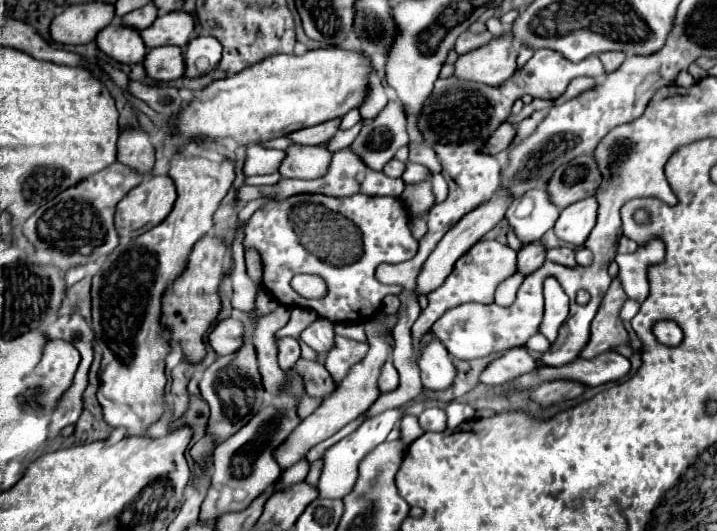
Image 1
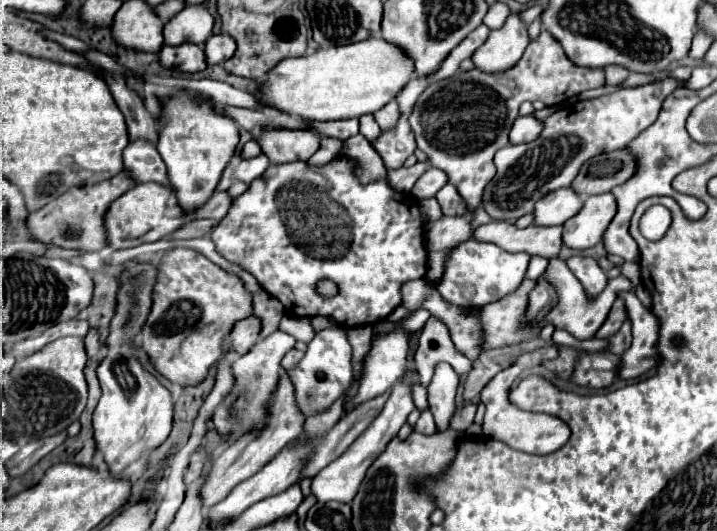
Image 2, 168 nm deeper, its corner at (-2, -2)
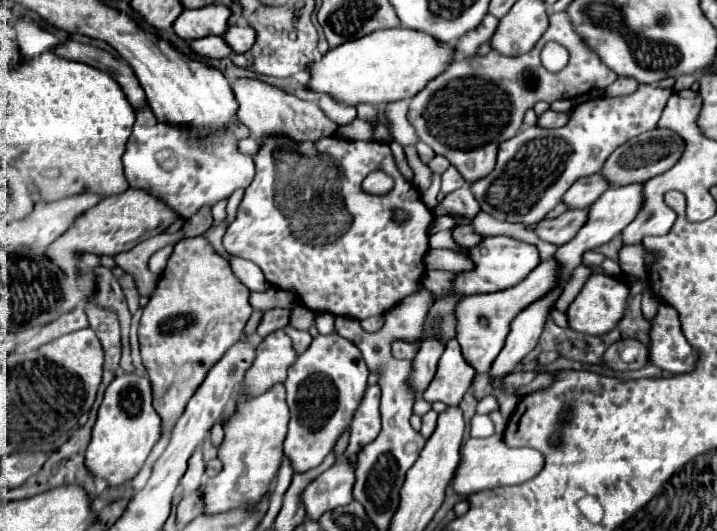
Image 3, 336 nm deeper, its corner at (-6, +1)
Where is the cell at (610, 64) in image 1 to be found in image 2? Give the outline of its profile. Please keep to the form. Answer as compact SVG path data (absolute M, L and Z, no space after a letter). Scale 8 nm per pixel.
M610 65L610 67L604 67L606 71L606 85L618 85L622 83L626 77L628 77L628 69L626 67L618 67L618 65Z

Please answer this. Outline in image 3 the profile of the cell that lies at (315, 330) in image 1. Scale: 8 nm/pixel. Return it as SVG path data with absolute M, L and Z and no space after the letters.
M332 332L312 340L308 350L288 368L288 380L284 386L288 396L286 402L290 406L284 456L290 460L292 470L302 474L320 466L332 452L340 434L350 428L350 420L368 388L368 368L358 348L350 344L350 340Z

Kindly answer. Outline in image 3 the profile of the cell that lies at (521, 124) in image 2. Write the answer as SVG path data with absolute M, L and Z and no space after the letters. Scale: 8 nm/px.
M548 110L538 118L538 126L542 128L560 128L560 126L566 126L566 122L568 122L568 112Z

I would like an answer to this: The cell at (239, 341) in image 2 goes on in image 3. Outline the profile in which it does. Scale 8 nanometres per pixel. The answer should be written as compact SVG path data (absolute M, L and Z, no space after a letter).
M272 308L272 310L264 312L262 322L260 322L256 334L258 334L260 338L264 338L264 336L268 336L268 334L274 332L274 330L284 328L288 322L290 322L290 310L286 310L286 308Z

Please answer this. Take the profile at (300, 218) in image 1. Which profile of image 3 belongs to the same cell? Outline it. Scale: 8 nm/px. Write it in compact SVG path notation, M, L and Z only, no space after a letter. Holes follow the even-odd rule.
M266 136L266 140L260 140L254 162L256 176L246 188L236 220L224 234L228 254L258 264L270 284L292 290L310 310L356 320L382 316L420 288L424 256L428 252L428 230L434 216L422 202L420 190L400 174L386 142L354 142L338 136L326 136L316 142L294 142L286 140L286 136ZM336 160L342 176L338 190ZM378 168L394 178L394 190L386 196L374 196L362 190L362 180ZM394 208L402 208L410 214L406 224L392 220Z

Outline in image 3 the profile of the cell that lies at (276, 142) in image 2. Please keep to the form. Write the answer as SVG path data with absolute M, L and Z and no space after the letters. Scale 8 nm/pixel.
M236 78L234 80L234 98L238 102L238 120L246 124L258 138L268 134L286 134L292 140L318 140L336 132L338 124L332 122L318 104L304 102L294 94L284 92L282 88L270 86L254 78Z

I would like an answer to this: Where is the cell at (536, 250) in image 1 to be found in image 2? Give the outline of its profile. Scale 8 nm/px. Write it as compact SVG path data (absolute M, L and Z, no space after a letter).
M492 221L488 225L480 225L474 231L476 241L490 241L510 253L528 253L540 255L544 259L552 259L558 255L562 247L562 227L536 227L530 225L526 229L516 229L508 221Z

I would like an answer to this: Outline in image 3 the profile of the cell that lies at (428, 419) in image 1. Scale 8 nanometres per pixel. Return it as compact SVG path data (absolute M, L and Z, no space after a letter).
M430 410L428 414L422 416L422 428L420 428L420 434L422 434L424 438L428 438L428 436L434 432L434 428L436 428L436 418L438 418L438 414L436 414L434 410Z

